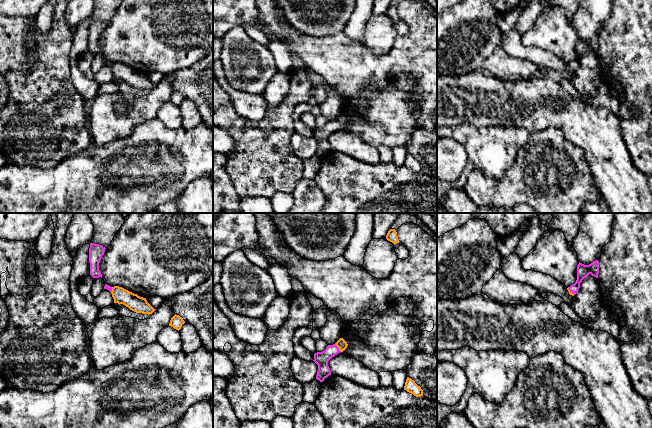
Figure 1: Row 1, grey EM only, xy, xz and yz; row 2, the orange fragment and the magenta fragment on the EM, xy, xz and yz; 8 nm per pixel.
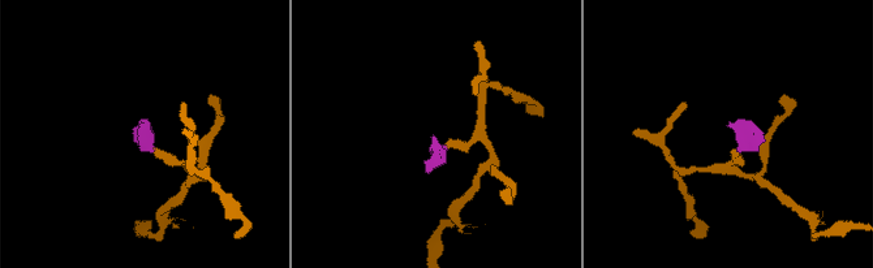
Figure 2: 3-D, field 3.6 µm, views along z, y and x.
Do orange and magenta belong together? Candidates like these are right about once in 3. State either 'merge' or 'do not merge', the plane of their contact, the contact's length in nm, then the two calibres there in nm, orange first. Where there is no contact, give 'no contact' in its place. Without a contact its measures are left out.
merge; meets orange in xz; contact 80 nm long; 80 nm thick on the orange side, 110 nm on the other

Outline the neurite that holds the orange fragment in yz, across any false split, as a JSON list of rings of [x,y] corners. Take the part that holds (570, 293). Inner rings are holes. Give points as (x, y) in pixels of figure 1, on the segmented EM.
[[[598,260],[593,261],[589,265],[584,265],[579,262],[579,264],[577,265],[577,280],[574,284],[572,284],[570,287],[567,288],[570,295],[574,296],[578,292],[580,288],[580,283],[589,274],[598,278],[598,274],[599,274],[599,261]]]

